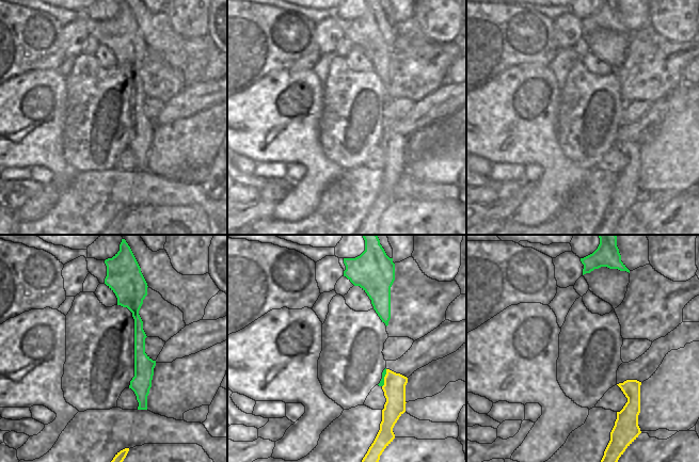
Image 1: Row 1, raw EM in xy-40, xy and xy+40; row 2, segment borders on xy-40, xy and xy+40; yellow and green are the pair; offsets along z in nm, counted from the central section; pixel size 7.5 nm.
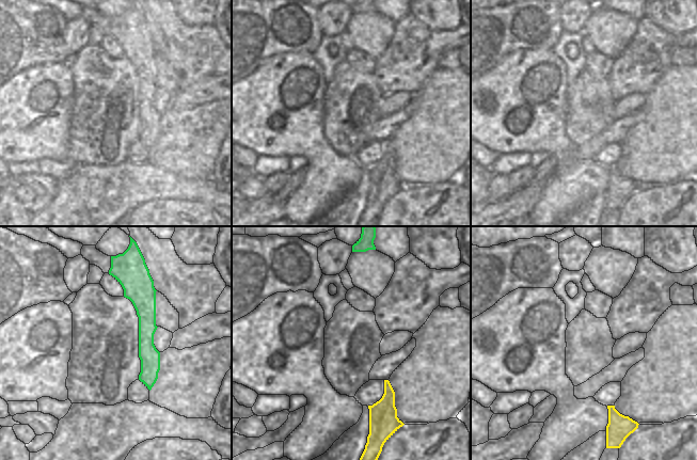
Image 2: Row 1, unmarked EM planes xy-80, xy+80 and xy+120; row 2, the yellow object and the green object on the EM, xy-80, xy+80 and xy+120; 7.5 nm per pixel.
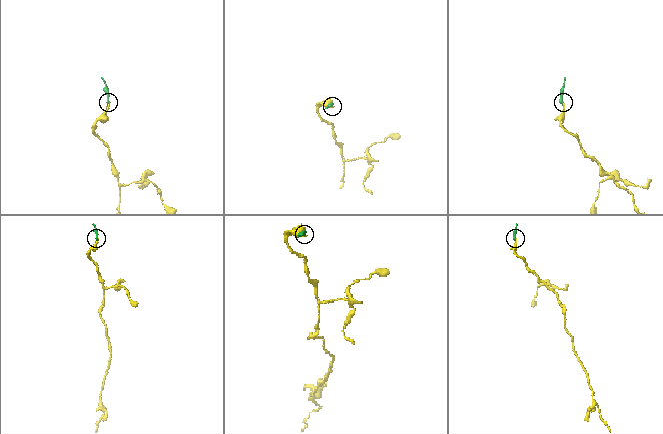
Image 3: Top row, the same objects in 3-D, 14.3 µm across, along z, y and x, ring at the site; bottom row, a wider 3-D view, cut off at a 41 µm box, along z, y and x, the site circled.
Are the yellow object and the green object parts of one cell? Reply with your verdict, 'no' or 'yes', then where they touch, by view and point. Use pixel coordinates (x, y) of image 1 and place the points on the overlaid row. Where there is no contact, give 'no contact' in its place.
yes | xy (384, 378)

